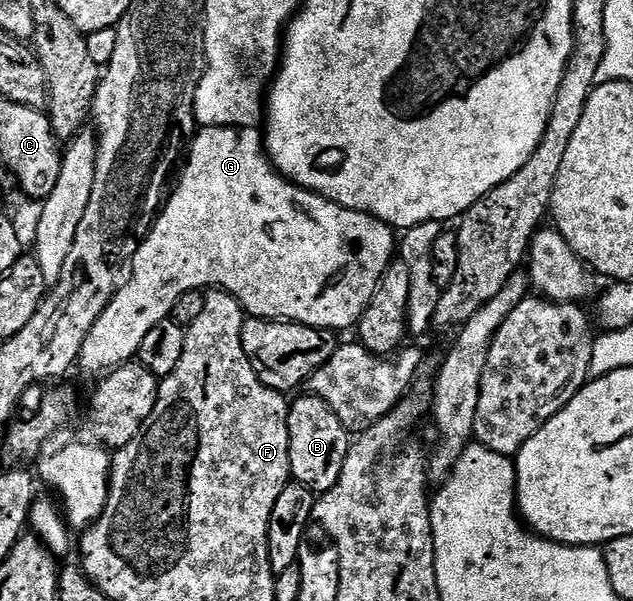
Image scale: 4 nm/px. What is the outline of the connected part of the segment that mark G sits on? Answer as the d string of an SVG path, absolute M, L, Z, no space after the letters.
M209 126L201 129L190 143L190 149L187 151L183 166L184 171L180 174L180 183L177 184L173 194L171 191L167 195L156 221L152 224L152 229L148 231L148 235L140 243L138 252L131 260L126 281L110 300L110 304L106 304L106 308L102 312L102 316L98 316L94 328L90 328L90 332L80 349L79 369L82 368L88 374L100 376L105 372L117 370L119 366L131 363L139 355L142 340L146 340L150 328L154 328L158 323L165 321L171 315L174 304L178 304L181 296L191 290L204 292L209 288L222 289L228 294L234 295L240 301L240 305L243 306L245 315L253 318L301 322L304 326L312 326L316 330L331 330L333 332L348 330L351 326L353 329L359 323L362 315L368 311L368 305L371 304L376 289L380 287L380 282L384 279L388 265L394 260L395 254L392 253L396 250L396 242L398 246L398 238L397 235L396 238L392 235L395 234L393 227L389 226L387 222L383 222L382 219L374 217L373 214L364 214L360 210L351 210L346 206L340 206L338 203L316 194L313 190L303 190L301 186L295 186L288 179L283 178L268 158L261 131L250 126L239 126L238 128Z

